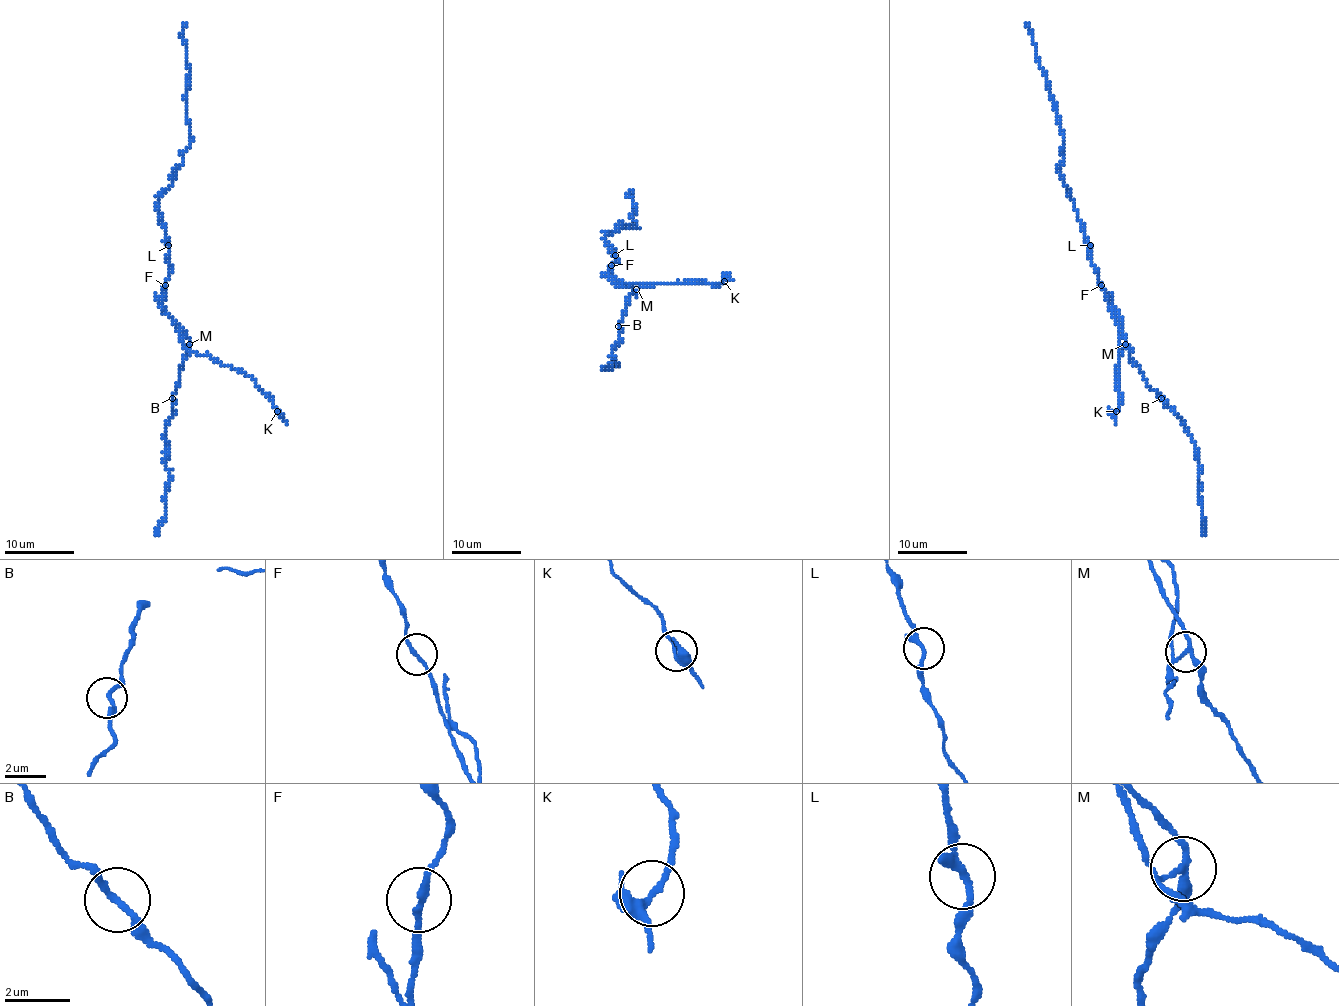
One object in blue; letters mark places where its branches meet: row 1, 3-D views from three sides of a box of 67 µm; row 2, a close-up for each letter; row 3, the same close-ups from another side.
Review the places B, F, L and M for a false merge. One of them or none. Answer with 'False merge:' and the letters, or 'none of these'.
False merge: M

